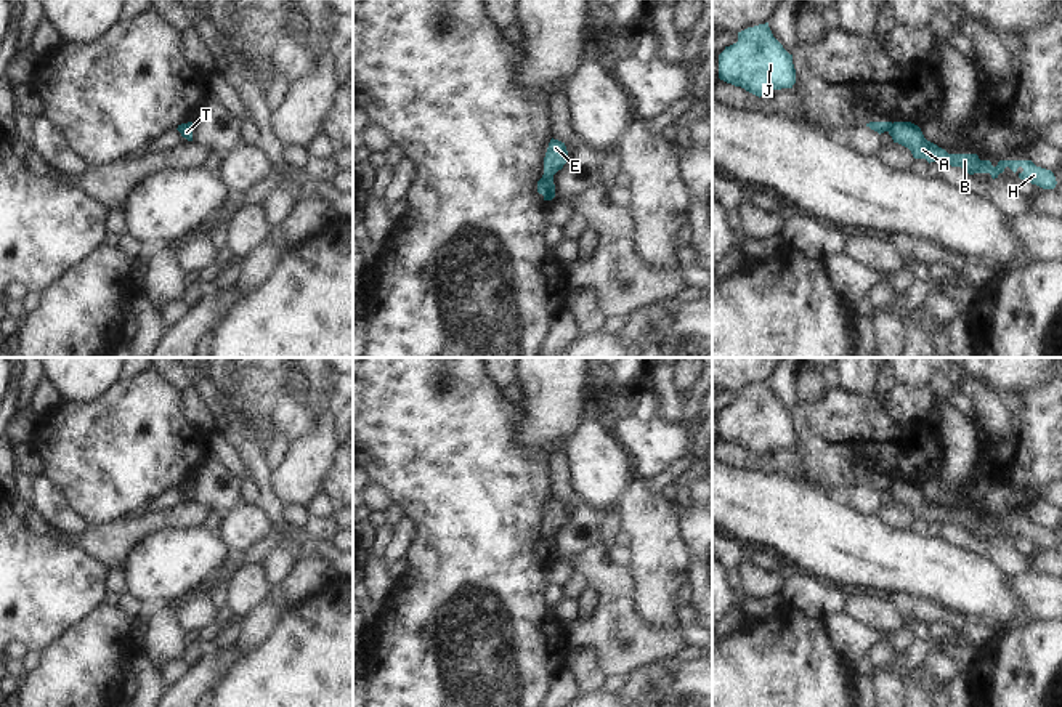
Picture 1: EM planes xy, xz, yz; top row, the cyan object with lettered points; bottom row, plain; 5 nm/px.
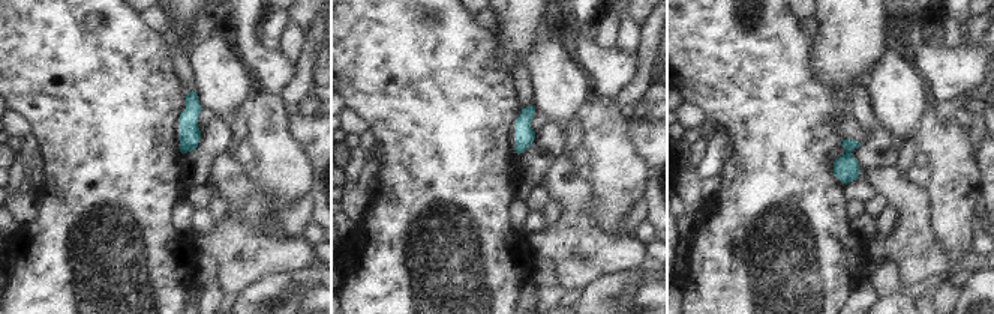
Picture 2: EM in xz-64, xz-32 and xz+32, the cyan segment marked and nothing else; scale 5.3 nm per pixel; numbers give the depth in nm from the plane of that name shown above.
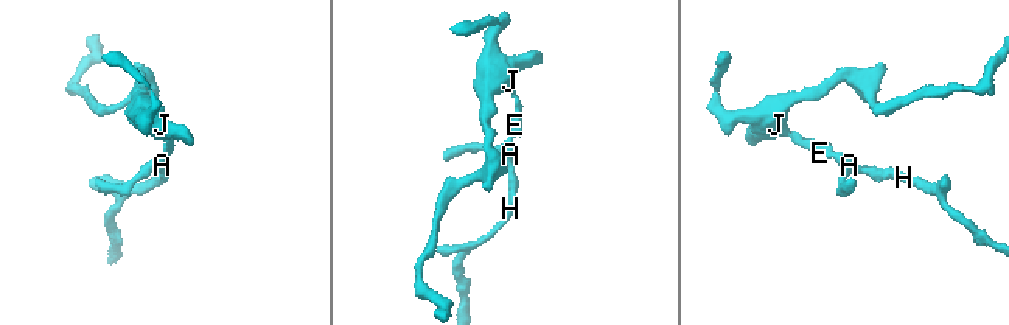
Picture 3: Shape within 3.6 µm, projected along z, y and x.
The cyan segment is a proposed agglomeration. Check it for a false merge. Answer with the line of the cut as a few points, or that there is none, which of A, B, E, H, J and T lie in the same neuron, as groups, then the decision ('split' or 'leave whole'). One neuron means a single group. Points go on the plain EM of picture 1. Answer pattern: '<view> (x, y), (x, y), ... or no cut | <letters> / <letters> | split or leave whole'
xz (543, 536), (552, 537) | A B H T / E J | split

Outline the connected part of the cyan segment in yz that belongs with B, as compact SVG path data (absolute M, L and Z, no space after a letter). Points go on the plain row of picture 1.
M894 481L889 491L894 502L908 507L914 518L926 518L929 523L937 521L940 524L961 526L969 534L990 532L991 537L998 537L999 532L1009 526L1014 532L1019 526L1023 527L1019 532L1020 539L1027 539L1043 548L1054 548L1057 540L1051 529L1036 526L1032 519L999 519L996 526L990 519L980 519L977 513L948 513L945 508L927 500L921 487L911 481Z

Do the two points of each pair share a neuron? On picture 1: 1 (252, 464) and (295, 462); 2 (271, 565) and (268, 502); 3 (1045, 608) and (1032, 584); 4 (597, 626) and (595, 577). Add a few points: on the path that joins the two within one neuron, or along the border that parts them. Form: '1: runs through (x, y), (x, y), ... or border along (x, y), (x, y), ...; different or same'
1: border along (270, 470), (270, 489), (283, 505); different
2: border along (278, 547), (295, 560); different
3: runs through (1045, 601), (1038, 590); same
4: runs through (605, 614), (605, 589); same

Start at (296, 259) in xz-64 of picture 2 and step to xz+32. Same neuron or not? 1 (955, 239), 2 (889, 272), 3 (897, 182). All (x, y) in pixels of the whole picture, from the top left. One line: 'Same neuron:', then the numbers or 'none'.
Same neuron: 3

